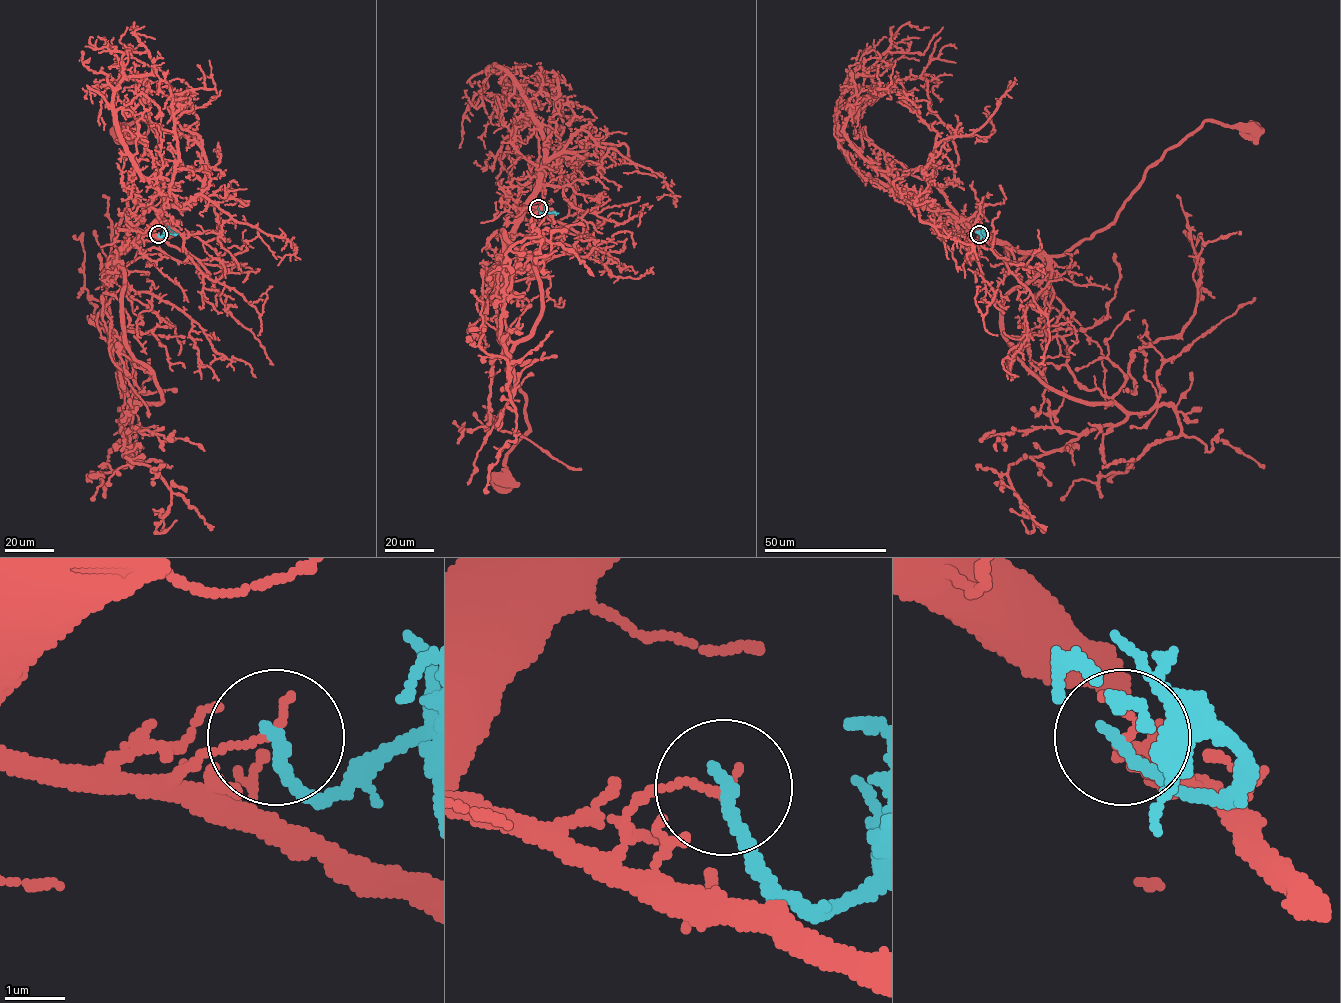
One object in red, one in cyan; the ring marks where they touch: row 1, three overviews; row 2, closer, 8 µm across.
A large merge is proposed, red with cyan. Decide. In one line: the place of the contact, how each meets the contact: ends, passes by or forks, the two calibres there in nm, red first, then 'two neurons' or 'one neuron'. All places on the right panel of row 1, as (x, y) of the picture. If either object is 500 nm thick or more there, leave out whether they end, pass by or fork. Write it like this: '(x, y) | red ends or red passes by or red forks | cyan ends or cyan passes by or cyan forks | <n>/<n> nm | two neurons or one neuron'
(979, 234) | red ends | cyan ends | 130/220 nm | two neurons

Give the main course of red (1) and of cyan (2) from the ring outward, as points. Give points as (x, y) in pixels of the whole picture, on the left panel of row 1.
1: (158, 234), (145, 235), (116, 255), (128, 182), (145, 148), (149, 125), (135, 121), (123, 128)
2: (158, 234), (174, 234), (167, 225)

